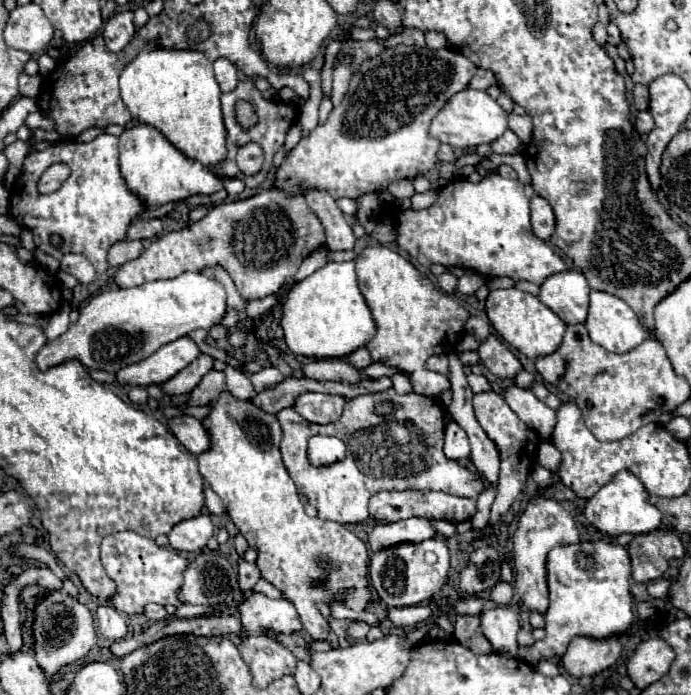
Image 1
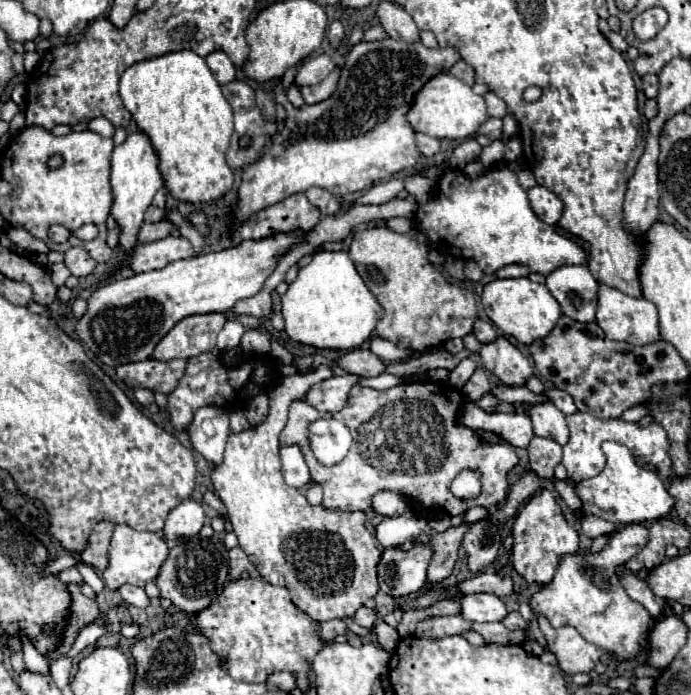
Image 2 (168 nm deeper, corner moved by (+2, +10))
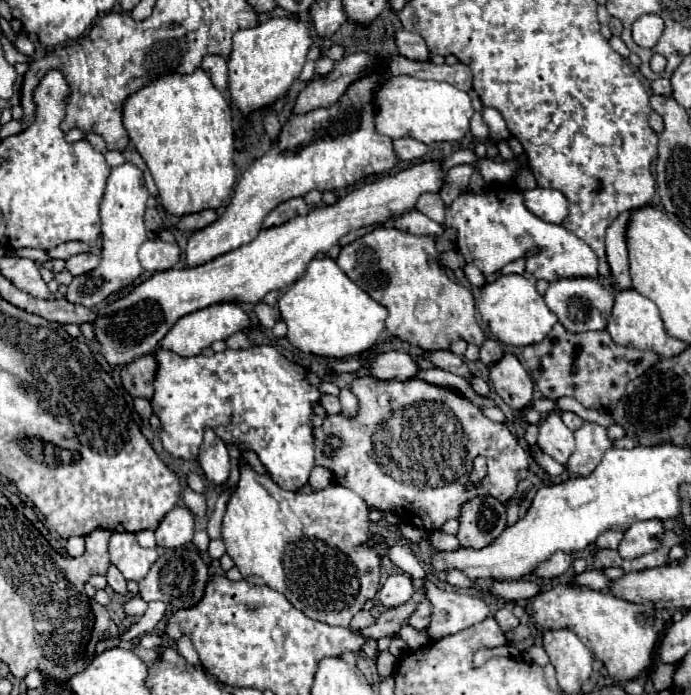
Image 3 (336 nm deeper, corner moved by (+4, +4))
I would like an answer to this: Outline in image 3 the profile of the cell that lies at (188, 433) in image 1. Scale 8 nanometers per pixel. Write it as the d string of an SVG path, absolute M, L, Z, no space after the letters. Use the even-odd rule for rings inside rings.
M206 428L204 432L204 442L200 446L198 462L208 480L212 480L214 484L226 482L230 474L230 456L224 440L212 428Z

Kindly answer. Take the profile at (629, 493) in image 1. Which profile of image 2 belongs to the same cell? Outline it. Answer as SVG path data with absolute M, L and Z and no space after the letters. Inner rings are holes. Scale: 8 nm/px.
M604 442L602 452L606 456L604 470L594 478L574 484L574 490L582 500L582 510L586 514L600 516L614 524L632 524L658 520L672 510L674 498L666 490L666 484L652 468L640 466L632 450L618 442Z

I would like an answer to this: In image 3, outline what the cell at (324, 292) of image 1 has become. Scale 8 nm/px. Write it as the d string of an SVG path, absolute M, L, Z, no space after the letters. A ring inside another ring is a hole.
M324 258L324 260L312 260L304 272L304 276L300 280L296 280L278 300L278 308L280 308L280 316L288 326L288 342L308 354L316 354L316 356L324 356L324 358L352 358L352 356L360 356L362 352L366 352L376 340L378 336L384 332L384 320L388 316L388 310L378 304L376 300L372 300L362 288L358 288L340 268L332 258Z

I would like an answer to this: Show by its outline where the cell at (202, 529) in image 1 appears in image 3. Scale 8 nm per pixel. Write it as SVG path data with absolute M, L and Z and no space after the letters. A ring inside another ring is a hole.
M186 506L172 508L156 530L156 542L164 548L180 548L194 536L194 516Z

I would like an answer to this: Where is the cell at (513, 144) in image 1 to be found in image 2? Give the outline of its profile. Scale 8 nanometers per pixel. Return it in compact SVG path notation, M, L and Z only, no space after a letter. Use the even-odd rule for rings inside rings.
M488 118L484 122L484 126L480 126L478 134L484 134L484 136L488 136L492 140L500 138L500 134L502 134L502 120L500 118Z

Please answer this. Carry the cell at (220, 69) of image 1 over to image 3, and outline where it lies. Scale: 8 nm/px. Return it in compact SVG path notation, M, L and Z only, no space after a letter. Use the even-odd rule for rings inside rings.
M204 56L202 70L208 74L212 84L224 92L228 88L228 62L222 56Z

